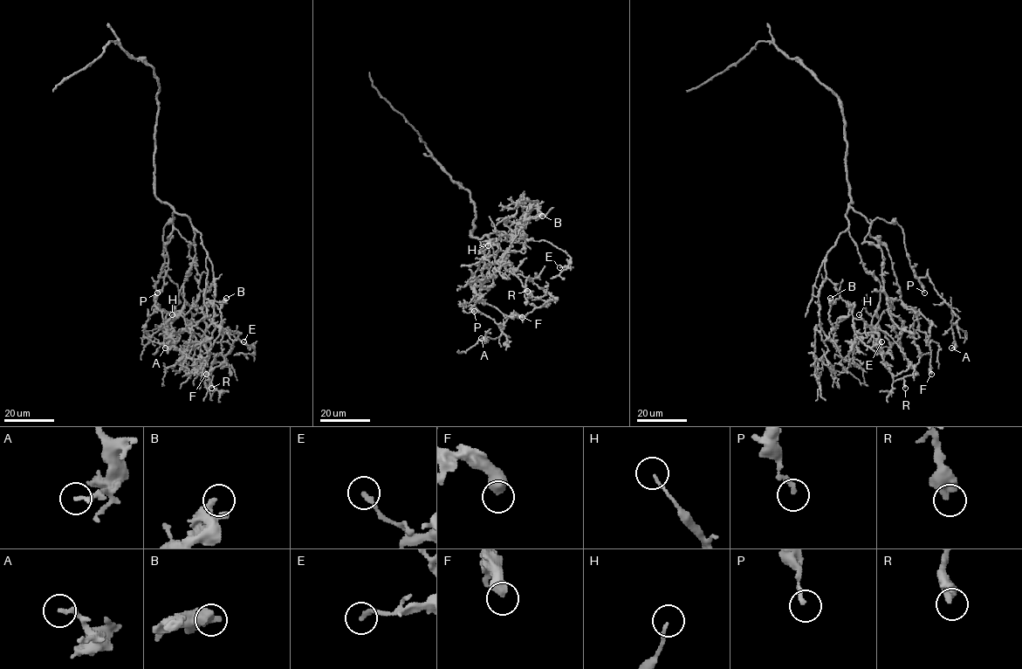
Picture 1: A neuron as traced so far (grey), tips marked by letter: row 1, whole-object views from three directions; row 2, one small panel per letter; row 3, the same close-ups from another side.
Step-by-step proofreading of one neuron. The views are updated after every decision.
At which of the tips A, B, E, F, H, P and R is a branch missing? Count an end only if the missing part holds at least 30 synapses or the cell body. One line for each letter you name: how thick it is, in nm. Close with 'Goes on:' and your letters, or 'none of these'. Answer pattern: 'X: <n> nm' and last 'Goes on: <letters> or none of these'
Goes on: none of these

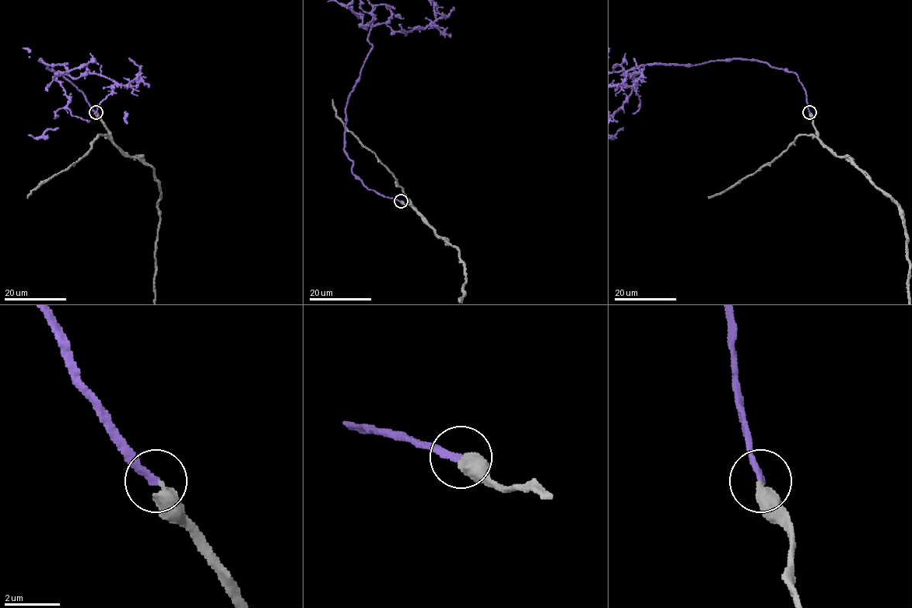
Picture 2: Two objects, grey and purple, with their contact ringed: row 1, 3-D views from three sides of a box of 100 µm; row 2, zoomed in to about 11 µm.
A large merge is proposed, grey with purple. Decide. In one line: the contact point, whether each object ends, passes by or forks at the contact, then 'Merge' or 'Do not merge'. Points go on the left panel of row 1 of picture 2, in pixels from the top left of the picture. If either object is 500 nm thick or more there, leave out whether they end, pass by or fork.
Place: (96, 112). At the ring grey ends. At the ring purple ends. Merge

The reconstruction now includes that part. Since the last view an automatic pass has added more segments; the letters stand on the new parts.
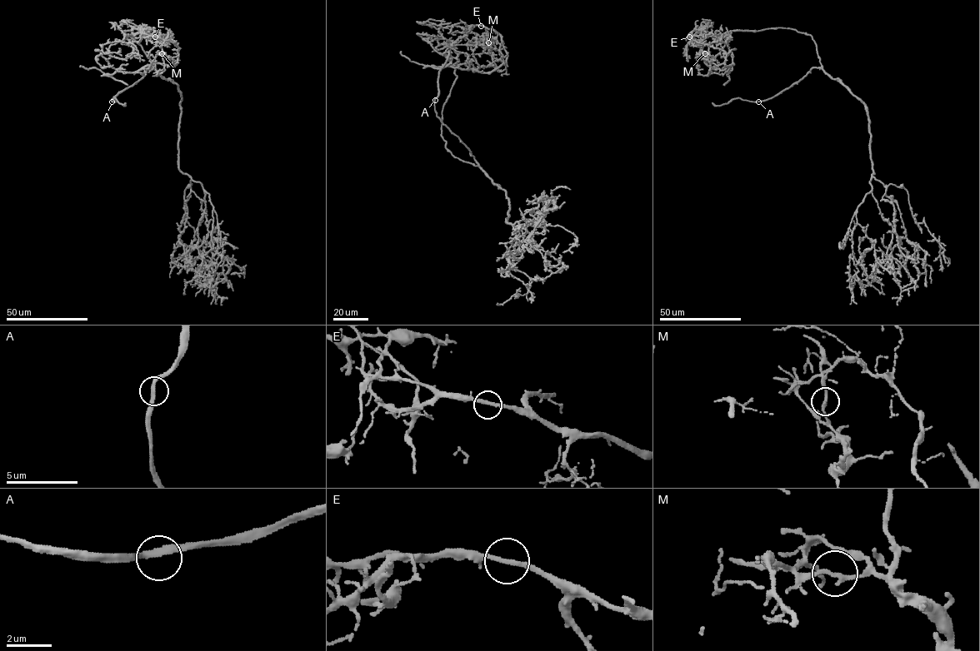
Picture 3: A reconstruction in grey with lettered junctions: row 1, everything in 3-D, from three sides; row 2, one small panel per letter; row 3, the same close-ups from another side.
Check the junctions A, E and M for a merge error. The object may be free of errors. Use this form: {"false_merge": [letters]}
{"false_merge": ["M"]}

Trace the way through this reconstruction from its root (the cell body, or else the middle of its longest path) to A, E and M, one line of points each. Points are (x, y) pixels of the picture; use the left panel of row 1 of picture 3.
A: (160, 74), (149, 67), (140, 79), (114, 96), (112, 101)
E: (160, 74), (142, 46), (117, 28), (132, 30), (129, 36), (118, 27), (143, 26), (143, 37), (155, 37)
M: (160, 74), (142, 46), (117, 28), (132, 30), (132, 34), (142, 31), (140, 36), (165, 42), (162, 53)

